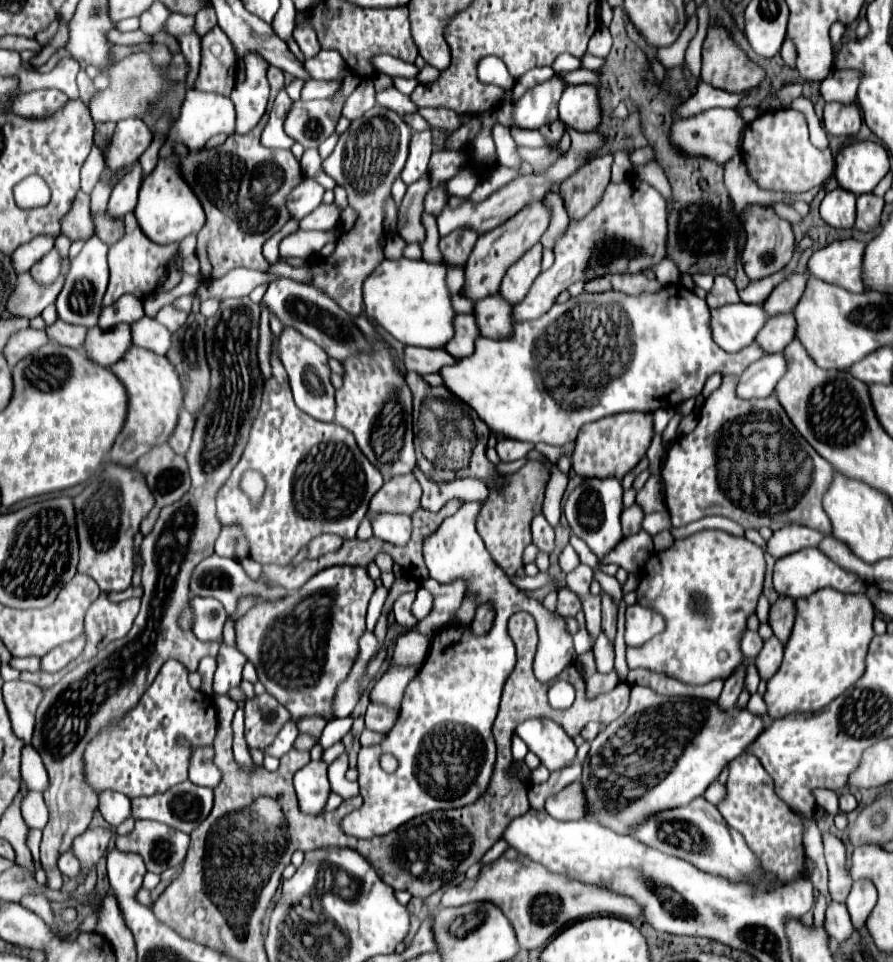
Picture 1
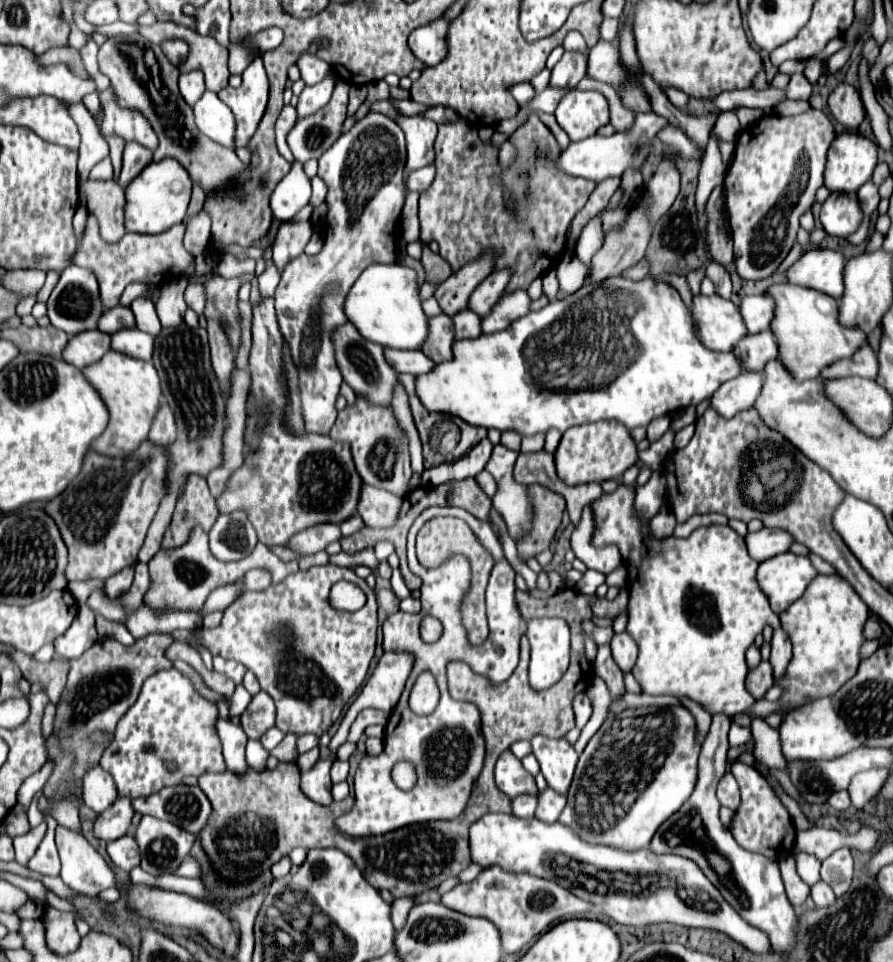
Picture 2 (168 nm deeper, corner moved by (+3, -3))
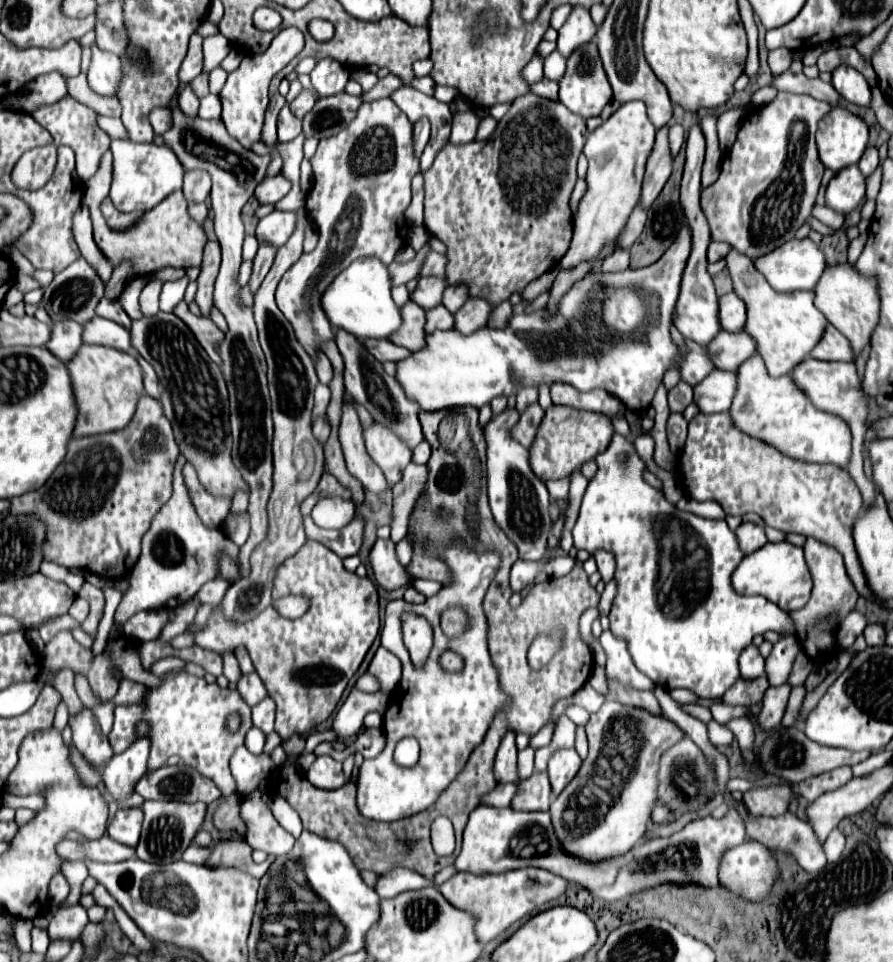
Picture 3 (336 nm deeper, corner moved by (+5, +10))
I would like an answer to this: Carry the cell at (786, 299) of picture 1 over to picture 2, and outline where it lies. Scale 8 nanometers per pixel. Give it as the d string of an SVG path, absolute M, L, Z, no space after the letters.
M758 294L758 296L746 296L740 304L742 318L746 318L746 328L756 334L762 330L768 330L774 318L774 298L770 294Z

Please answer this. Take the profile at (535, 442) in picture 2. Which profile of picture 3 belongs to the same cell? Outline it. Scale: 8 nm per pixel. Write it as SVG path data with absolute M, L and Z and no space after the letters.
M522 387L516 395L516 409L522 413L522 409L526 409L526 405L534 403L534 401L538 401L536 387Z

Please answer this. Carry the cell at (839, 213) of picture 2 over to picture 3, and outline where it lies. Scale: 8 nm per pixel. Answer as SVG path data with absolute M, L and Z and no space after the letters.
M848 165L848 169L838 171L826 189L826 205L848 215L852 209L860 207L864 201L866 179L858 165Z

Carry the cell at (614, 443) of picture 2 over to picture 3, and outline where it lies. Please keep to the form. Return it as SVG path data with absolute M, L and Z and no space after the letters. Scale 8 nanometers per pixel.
M550 405L544 411L544 417L536 431L536 439L528 449L530 467L540 481L564 479L572 471L580 469L582 463L594 459L596 453L602 453L608 447L612 433L614 433L612 421L610 421L610 417L606 417L602 413L580 411L580 409L574 409L568 405Z

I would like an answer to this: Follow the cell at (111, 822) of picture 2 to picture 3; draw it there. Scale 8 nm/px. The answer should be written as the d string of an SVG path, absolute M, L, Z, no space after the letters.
M140 737L126 751L122 751L120 755L114 755L104 765L106 789L112 801L116 801L120 807L126 805L126 799L130 797L134 785L146 773L148 753L150 753L150 739Z

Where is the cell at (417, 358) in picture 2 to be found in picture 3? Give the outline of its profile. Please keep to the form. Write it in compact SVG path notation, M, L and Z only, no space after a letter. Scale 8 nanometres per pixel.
M364 339L362 345L364 345L364 349L366 349L376 361L380 361L380 363L384 363L384 361L394 361L394 363L398 363L398 361L402 361L404 357L410 355L408 349L398 347L398 345L392 345L388 339Z

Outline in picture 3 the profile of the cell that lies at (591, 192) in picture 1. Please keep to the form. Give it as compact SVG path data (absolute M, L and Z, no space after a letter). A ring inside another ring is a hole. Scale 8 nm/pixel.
M526 93L512 103L486 143L448 143L438 153L432 169L424 173L424 225L448 249L446 277L450 285L468 285L470 297L480 297L496 307L558 265L572 239L570 195L576 183L576 161L584 143L586 121L582 117L564 109L560 101ZM504 179L524 179L526 187L500 187Z

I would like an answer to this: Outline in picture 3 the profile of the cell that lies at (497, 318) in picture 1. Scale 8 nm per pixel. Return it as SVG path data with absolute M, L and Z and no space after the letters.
M438 305L426 313L424 331L432 333L436 329L452 329L452 321L454 321L454 315L448 313L448 309L444 309L442 305Z

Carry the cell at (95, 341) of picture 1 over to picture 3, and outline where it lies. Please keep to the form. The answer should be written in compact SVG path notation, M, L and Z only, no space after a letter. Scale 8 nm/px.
M56 321L56 323L52 323L52 335L50 335L50 341L46 343L46 347L54 357L58 357L60 361L66 363L82 347L80 333L82 333L80 323Z

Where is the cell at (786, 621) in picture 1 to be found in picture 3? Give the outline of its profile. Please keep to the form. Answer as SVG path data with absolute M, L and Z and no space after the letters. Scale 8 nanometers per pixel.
M782 637L778 643L774 643L774 649L766 659L766 677L770 685L778 687L788 681L792 663L800 651L802 647L796 637Z

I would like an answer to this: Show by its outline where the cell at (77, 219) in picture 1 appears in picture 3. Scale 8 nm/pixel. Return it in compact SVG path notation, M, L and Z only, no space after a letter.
M107 151L102 157L102 163L100 163L100 169L96 171L96 175L86 181L86 195L84 195L82 203L86 203L90 207L90 217L94 223L94 239L96 239L98 247L102 249L102 253L110 259L112 265L118 265L120 261L128 259L134 263L134 269L138 275L152 275L154 271L158 271L162 267L188 269L188 267L198 267L202 263L202 249L204 249L208 237L206 237L204 227L198 225L188 215L186 199L184 199L182 191L170 193L160 205L156 205L156 209L148 211L132 229L120 233L120 231L112 231L100 213L100 204L109 196L111 183L112 152Z

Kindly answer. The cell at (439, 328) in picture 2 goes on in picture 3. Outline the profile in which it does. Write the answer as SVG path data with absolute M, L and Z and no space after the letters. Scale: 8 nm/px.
M406 303L400 307L402 325L388 337L394 345L406 347L408 351L416 351L424 347L424 309L420 309L416 303Z

